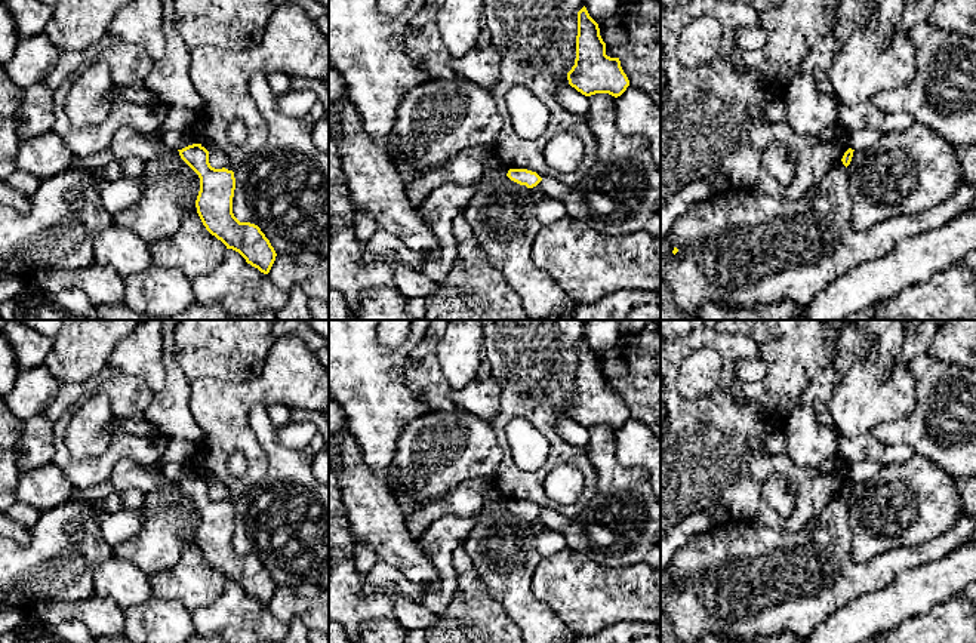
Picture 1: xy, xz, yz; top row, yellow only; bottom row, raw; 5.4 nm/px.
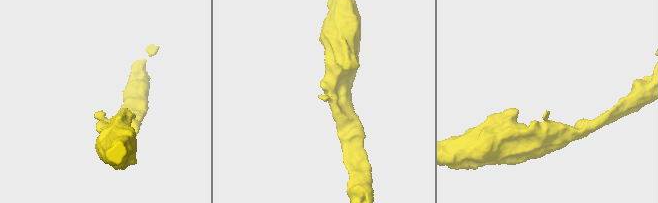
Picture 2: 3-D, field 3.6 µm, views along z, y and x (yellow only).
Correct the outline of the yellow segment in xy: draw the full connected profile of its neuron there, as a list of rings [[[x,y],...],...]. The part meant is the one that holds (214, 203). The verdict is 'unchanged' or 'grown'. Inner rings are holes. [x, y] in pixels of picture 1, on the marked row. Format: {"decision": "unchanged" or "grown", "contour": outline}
{"decision": "unchanged", "contour": [[[193,144],[178,151],[200,178],[195,207],[206,230],[227,249],[238,252],[247,264],[268,274],[277,253],[258,225],[240,222],[234,216],[234,172],[225,167],[212,167],[209,151],[201,144]]]}

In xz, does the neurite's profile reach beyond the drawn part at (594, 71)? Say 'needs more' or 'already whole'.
already whole

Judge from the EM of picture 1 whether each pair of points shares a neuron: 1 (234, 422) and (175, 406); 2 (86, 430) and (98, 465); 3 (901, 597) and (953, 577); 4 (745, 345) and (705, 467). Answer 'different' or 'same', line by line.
1: different
2: different
3: same
4: same

